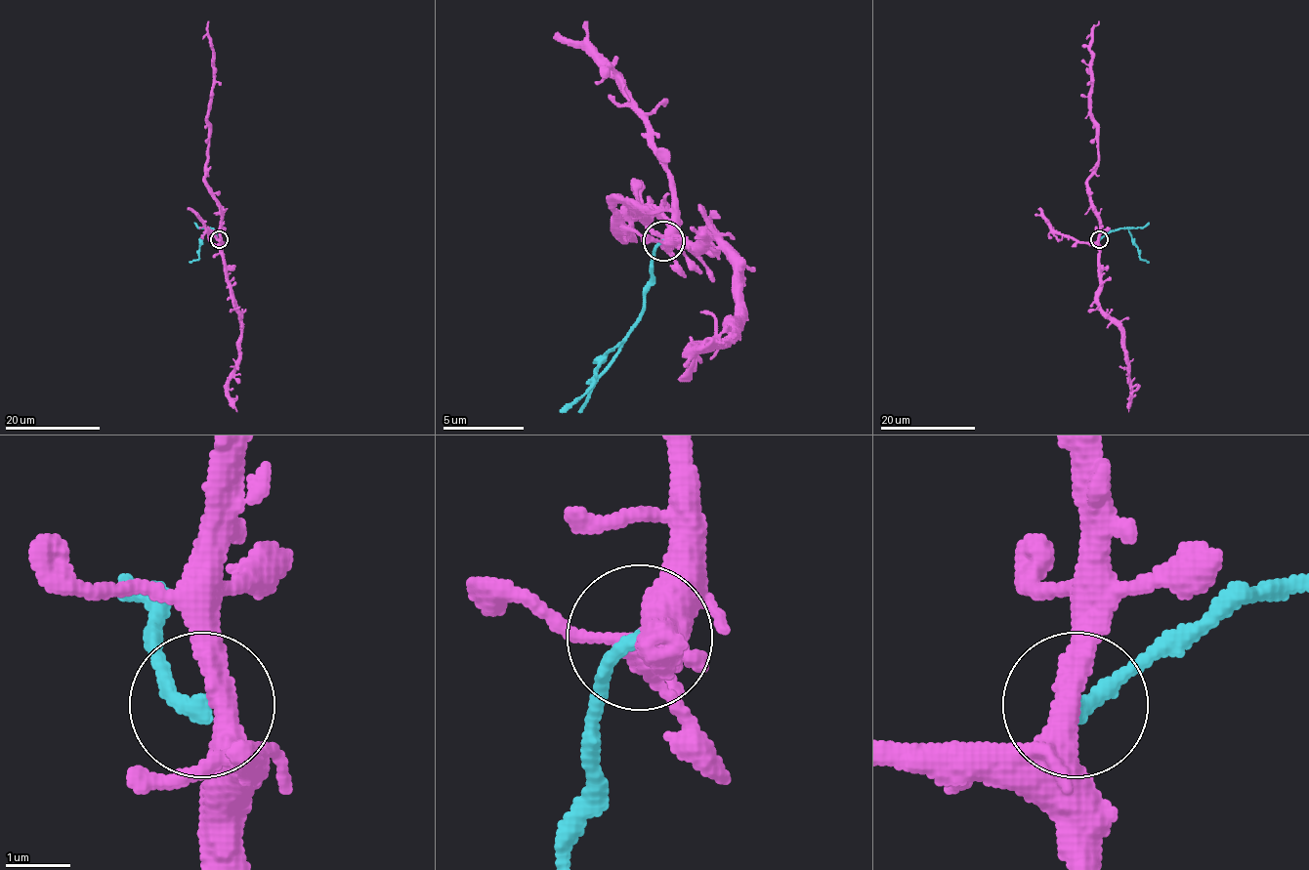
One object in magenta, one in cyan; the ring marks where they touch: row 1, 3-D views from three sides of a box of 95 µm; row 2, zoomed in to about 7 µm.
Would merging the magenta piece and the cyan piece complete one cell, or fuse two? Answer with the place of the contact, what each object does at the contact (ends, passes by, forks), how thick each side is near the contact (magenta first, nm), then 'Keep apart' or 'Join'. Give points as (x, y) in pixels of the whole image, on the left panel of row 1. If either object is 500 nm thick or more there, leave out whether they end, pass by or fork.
Place: (219, 239). At the ring magenta passes by. At the ring cyan ends. Thickness 400 nm (magenta) against 240 nm. Keep apart

